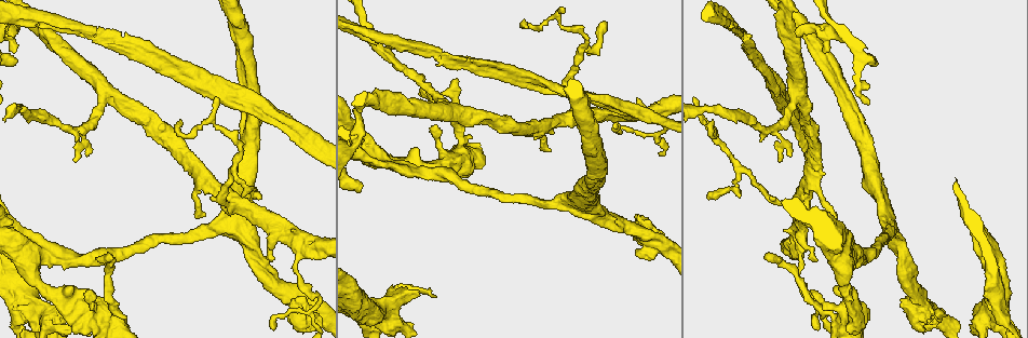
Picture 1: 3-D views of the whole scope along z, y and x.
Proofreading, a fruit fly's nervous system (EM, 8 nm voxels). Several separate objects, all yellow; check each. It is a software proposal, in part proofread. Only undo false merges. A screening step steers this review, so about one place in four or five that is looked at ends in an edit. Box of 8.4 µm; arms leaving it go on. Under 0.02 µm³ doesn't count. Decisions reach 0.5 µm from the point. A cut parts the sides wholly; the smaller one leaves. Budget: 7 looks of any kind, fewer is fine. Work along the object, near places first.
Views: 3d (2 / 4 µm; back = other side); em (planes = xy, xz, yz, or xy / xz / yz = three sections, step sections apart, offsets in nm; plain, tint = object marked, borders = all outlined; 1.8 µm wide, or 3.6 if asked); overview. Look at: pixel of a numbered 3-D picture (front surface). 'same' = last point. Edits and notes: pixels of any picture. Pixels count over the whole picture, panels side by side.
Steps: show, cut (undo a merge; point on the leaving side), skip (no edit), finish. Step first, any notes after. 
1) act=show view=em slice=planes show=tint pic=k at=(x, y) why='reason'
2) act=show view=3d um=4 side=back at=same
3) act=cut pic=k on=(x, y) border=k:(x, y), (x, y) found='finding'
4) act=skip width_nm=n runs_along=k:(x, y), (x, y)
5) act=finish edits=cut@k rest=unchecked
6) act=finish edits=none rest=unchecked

act=show view=3d um=4 pic=1 at=(798, 247) why='calibre changes'

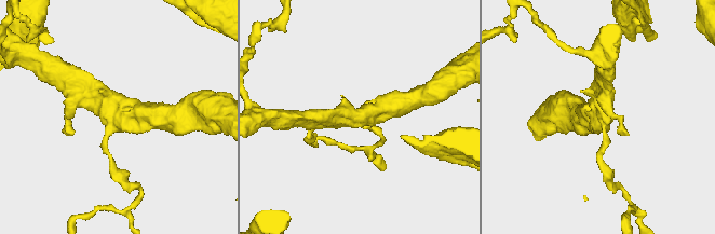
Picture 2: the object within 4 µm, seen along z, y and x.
act=show view=em slice=planes show=tint pic=2 at=(119, 117) arms=3

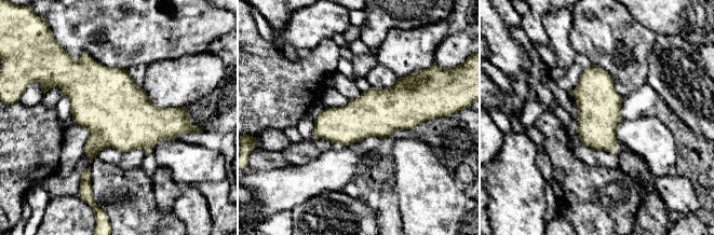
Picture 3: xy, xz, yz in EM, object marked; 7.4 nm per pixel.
act=skip found='continuous, no second neuron'

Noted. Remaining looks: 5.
act=show view=em slice=xz step=16 show=tint pic=1 at=(239, 90) why='closes a loop'

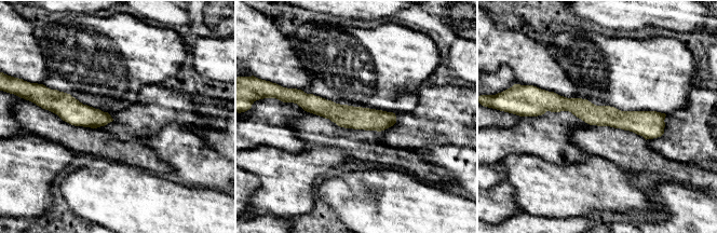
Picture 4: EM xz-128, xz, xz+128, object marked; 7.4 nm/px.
act=show view=em slice=planes show=borders at=same why='another direction'

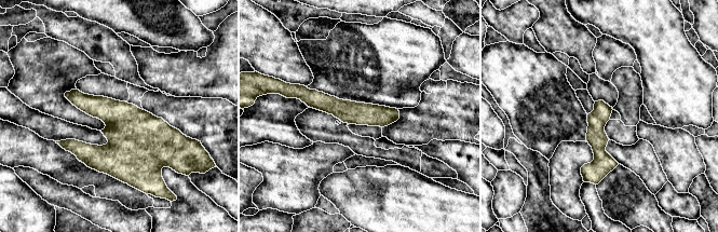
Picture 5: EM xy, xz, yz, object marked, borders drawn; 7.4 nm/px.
act=skip runs_along=5:(299, 94), (350, 112), (396, 116) found='continuous, no second neuron'

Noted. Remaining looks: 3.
act=show view=em um=3.6 slice=planes show=tint pic=1 at=(20, 283) why='a fork'

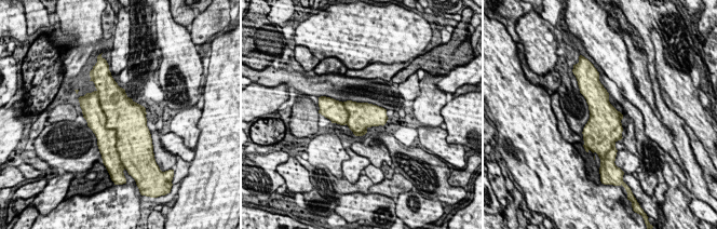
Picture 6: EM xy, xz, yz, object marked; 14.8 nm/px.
act=cut pic=6 on=(121, 117) border=6:(96, 91), (119, 153) found='two neurons meet here'

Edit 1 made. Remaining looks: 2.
act=finish edits=cut@6 rest=unchecked

